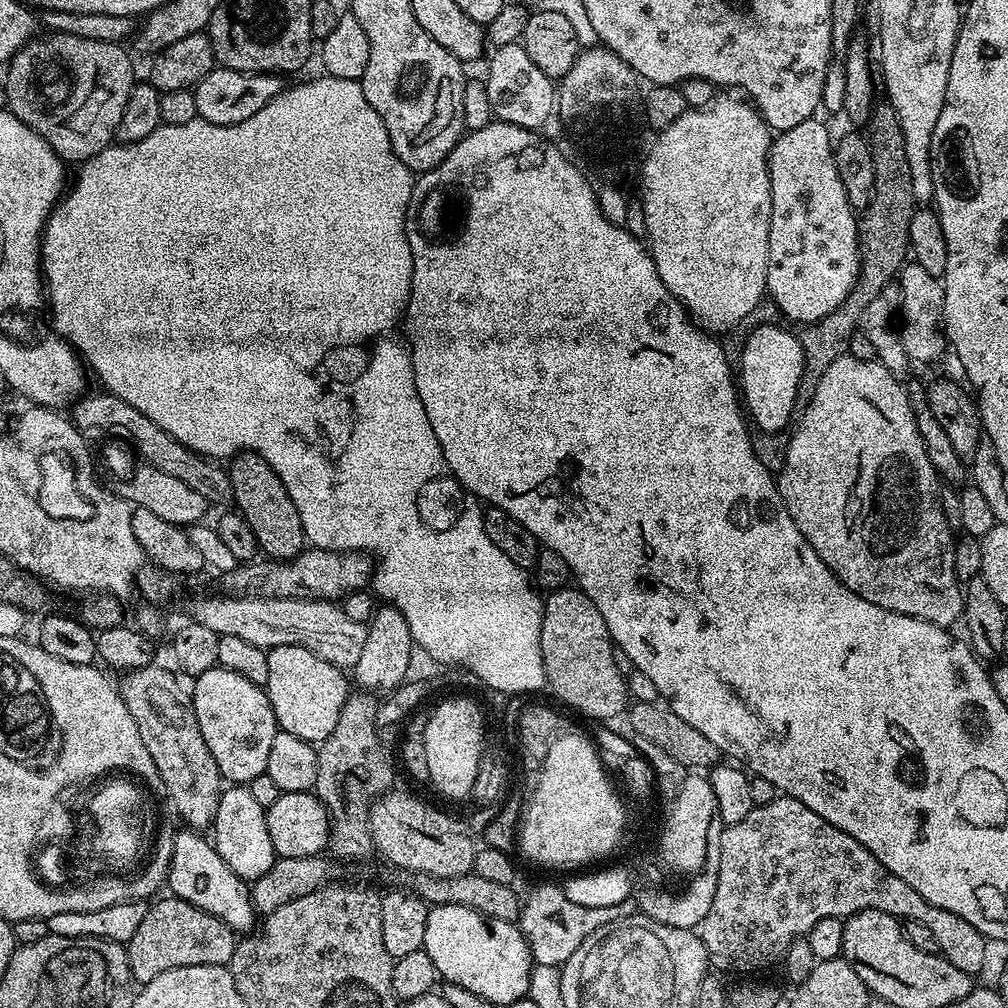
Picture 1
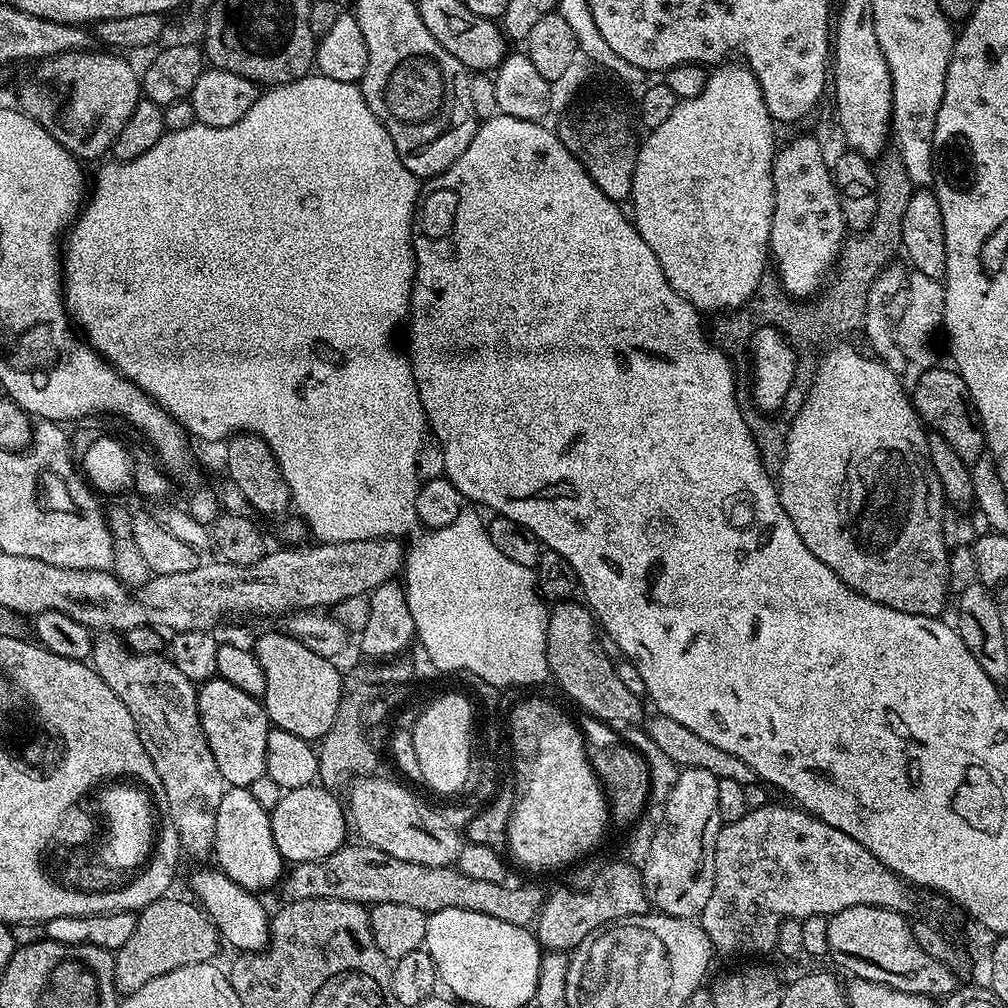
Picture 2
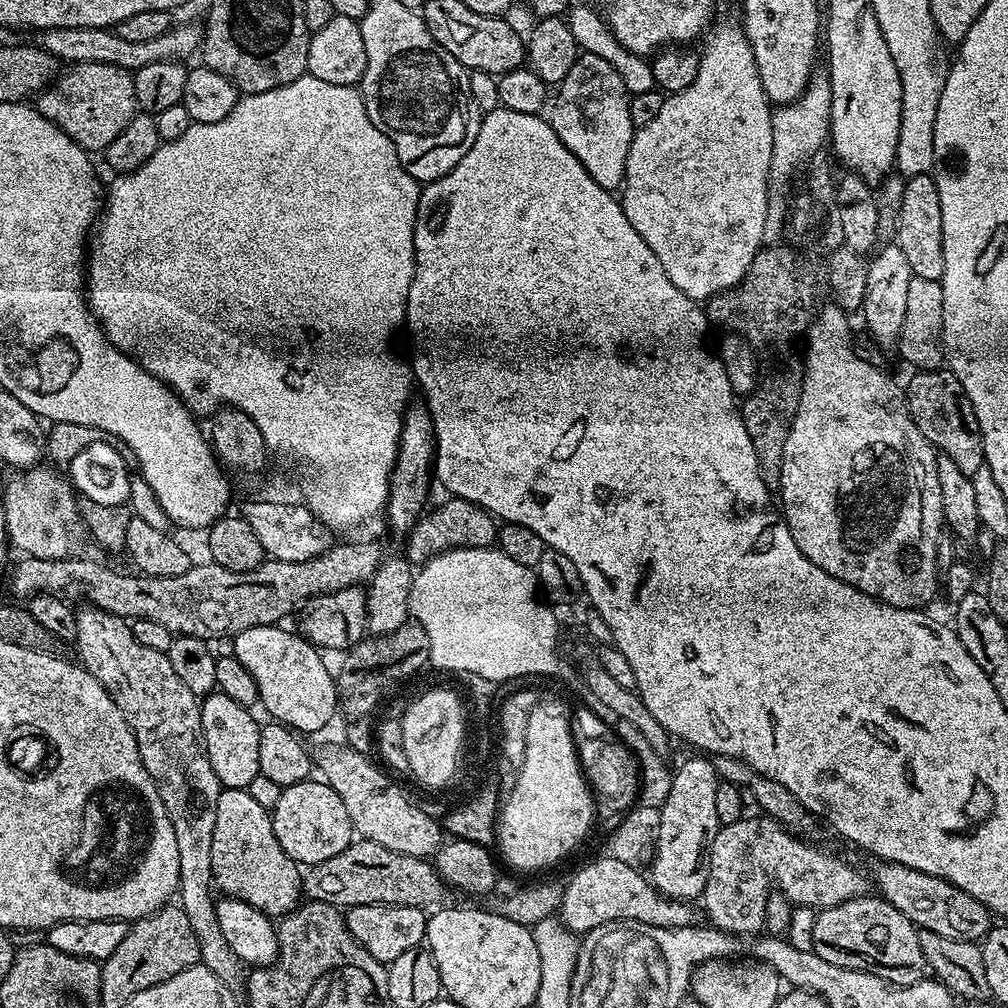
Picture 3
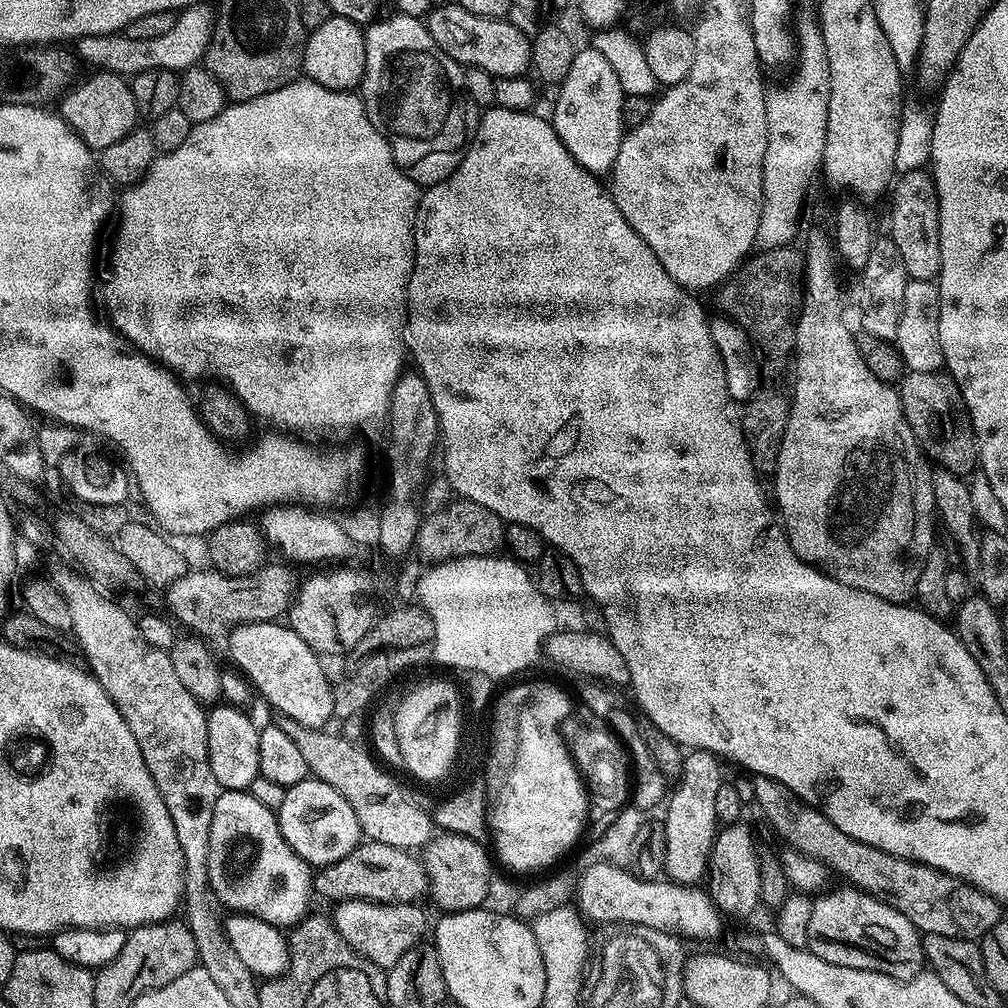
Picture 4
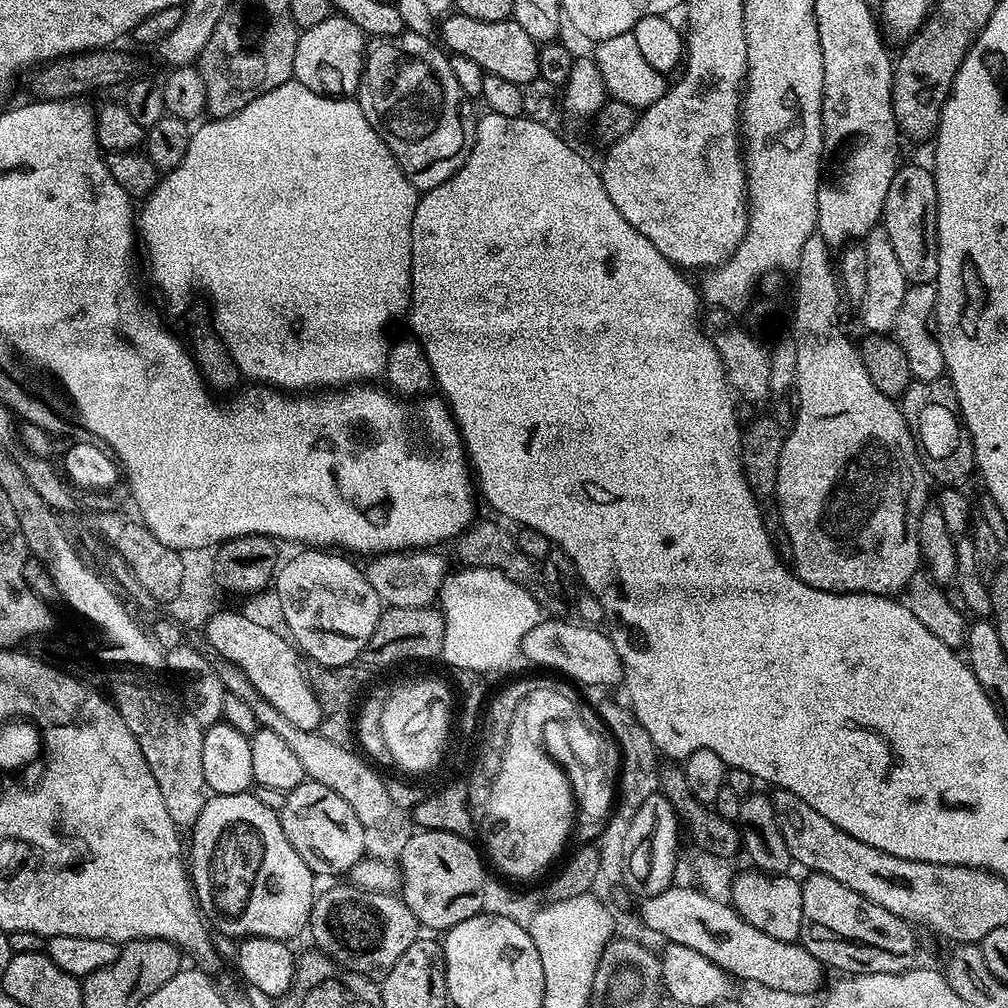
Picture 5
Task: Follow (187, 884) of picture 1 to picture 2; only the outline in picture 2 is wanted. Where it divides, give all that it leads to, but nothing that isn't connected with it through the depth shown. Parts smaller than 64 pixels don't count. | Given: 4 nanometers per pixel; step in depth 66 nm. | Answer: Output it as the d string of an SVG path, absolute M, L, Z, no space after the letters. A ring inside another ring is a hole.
M200 868L192 876L192 892L197 896L195 899L199 907L211 918L225 945L233 944L237 953L261 952L268 944L270 923L270 912L264 909L264 904L260 901L263 899L257 893L238 886L225 872L212 868Z

